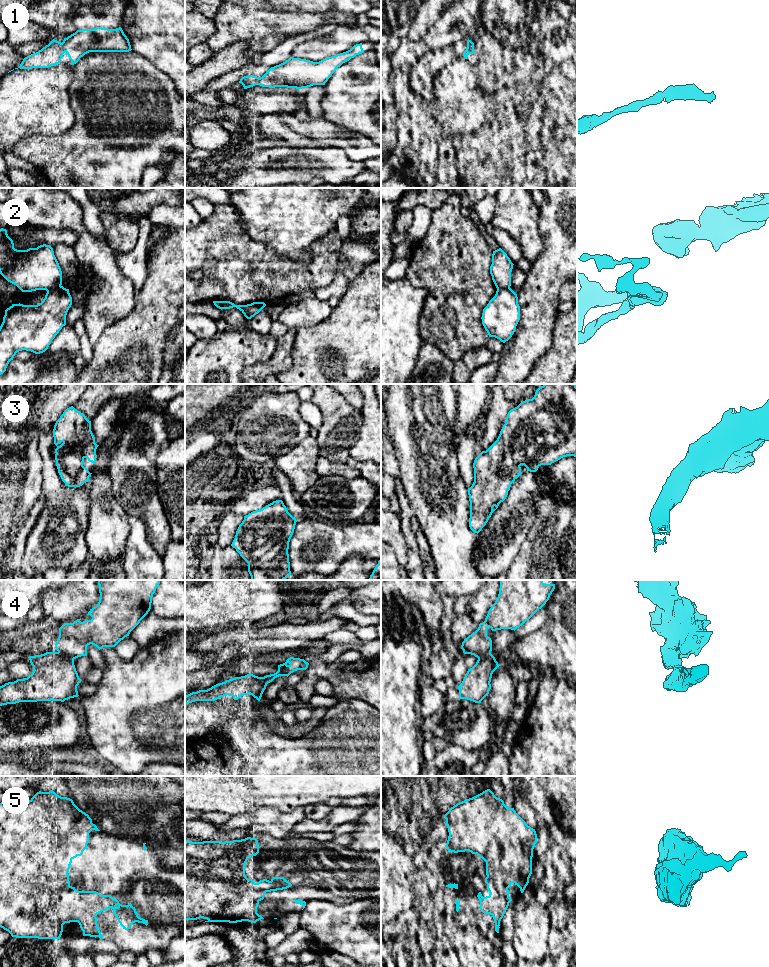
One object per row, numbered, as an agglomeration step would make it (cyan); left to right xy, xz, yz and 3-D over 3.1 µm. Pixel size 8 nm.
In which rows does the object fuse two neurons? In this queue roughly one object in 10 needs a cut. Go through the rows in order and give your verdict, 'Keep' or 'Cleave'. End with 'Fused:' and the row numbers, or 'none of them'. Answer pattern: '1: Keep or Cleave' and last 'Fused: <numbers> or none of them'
1: Keep
2: Cleave
3: Keep
4: Cleave
5: Keep
Fused: 2, 4

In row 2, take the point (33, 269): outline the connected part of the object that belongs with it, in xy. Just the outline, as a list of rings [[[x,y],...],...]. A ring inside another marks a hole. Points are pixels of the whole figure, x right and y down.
[[[0,229],[0,274],[22,292],[62,285],[62,271],[50,245],[17,250],[7,230]]]

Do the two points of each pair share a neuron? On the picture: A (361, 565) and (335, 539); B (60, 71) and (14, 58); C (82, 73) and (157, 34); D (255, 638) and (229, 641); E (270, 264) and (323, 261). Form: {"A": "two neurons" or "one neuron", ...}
{"A": "two neurons", "B": "two neurons", "C": "two neurons", "D": "one neuron", "E": "one neuron"}

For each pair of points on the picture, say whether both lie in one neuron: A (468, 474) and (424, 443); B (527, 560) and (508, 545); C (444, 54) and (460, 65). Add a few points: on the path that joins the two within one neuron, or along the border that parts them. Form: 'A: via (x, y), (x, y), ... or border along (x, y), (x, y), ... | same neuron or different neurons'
A: border along (450, 452), (456, 459), (460, 477), (467, 488) | different neurons
B: border along (529, 531), (518, 554), (506, 569) | different neurons
C: border along (456, 56), (446, 65) | different neurons

